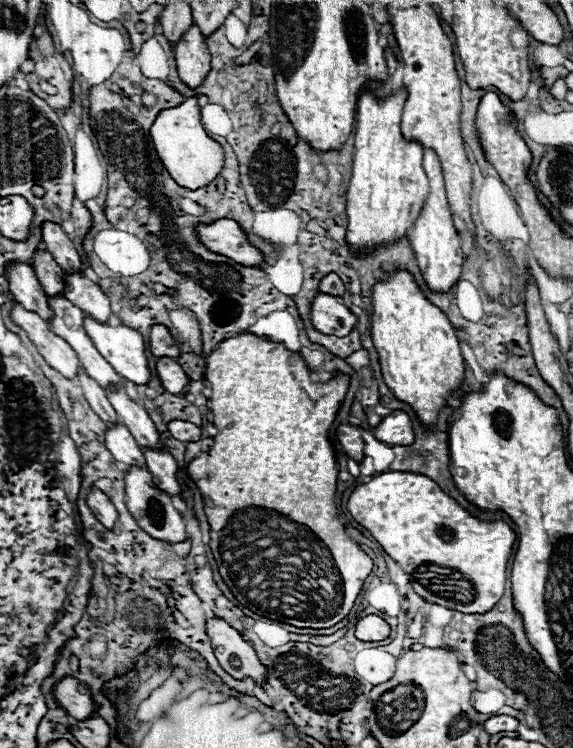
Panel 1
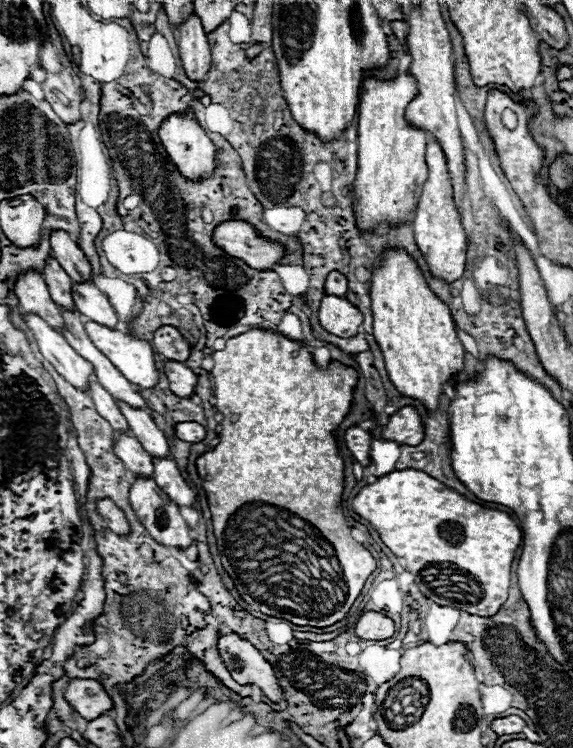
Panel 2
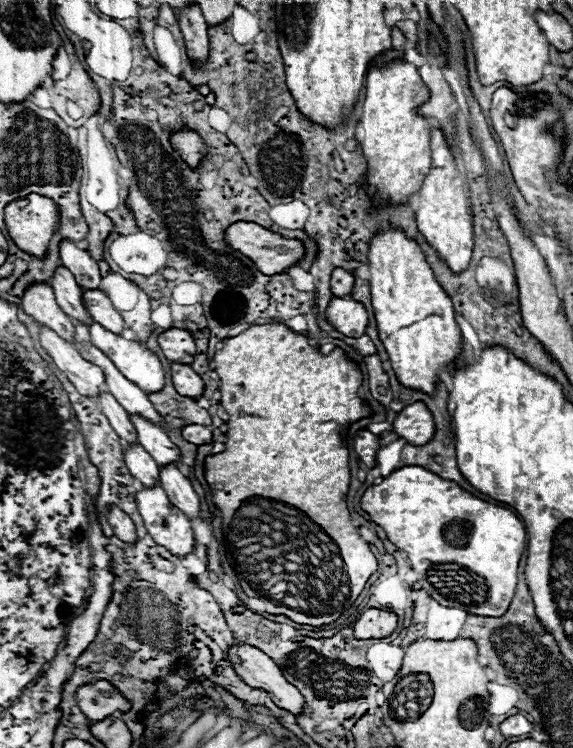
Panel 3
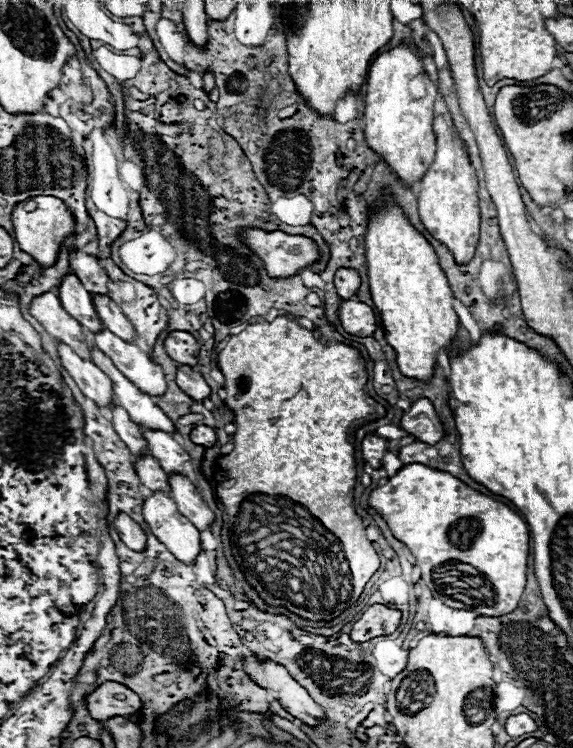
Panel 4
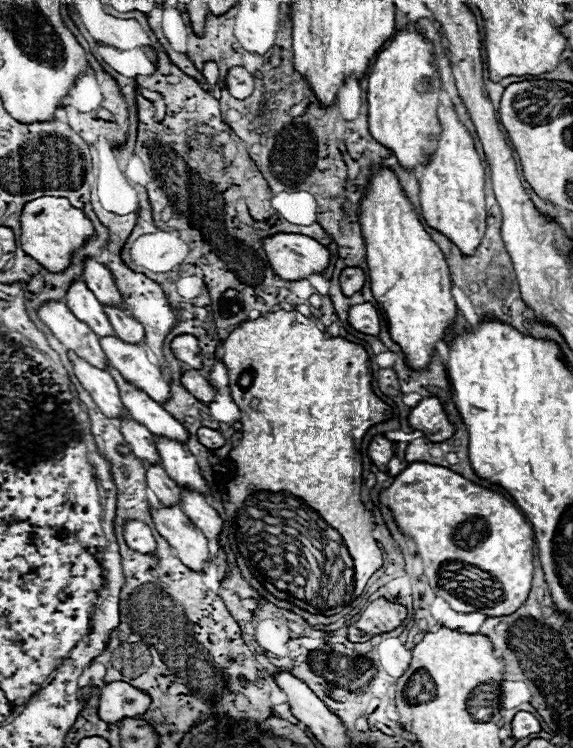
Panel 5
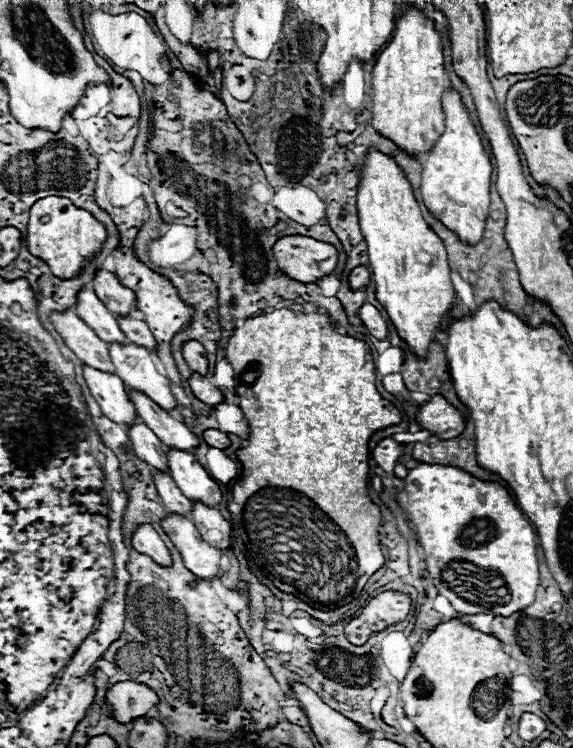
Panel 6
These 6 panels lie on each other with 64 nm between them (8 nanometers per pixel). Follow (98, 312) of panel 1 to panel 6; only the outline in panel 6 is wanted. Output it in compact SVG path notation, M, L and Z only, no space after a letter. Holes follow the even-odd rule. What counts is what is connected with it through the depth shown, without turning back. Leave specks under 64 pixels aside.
M120 318L120 328L124 330L126 338L132 340L132 344L138 344L138 346L144 346L148 348L150 352L156 354L156 338L152 336L150 328L146 326L144 320L134 320L134 318Z

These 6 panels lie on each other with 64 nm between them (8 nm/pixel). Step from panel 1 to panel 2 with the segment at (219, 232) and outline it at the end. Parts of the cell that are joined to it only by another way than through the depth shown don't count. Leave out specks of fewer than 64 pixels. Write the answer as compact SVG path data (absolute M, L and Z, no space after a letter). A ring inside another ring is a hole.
M232 220L216 226L216 244L236 258L244 258L256 270L272 270L284 256L284 244L262 238L256 228L242 220Z

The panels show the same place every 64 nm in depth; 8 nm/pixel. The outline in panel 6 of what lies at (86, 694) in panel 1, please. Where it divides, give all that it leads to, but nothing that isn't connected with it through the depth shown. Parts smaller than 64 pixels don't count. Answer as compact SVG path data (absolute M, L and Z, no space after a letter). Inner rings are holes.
M132 680L114 684L106 692L106 700L114 708L114 718L124 724L146 716L156 704L160 704L160 698L152 688Z

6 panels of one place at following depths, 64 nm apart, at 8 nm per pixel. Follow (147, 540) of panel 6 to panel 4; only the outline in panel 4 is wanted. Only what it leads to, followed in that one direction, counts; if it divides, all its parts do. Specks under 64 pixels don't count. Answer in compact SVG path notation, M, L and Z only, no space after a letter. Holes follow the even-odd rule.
M118 514L116 522L114 522L116 530L120 532L122 542L136 552L142 552L146 548L146 532L142 530L142 526L138 522L134 522L132 518L128 518L126 514Z

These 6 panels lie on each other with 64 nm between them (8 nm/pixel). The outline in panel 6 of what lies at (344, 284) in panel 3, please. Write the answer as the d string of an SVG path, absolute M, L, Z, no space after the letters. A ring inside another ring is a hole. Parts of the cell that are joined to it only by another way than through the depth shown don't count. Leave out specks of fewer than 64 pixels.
M358 266L358 268L354 268L350 272L348 280L350 280L352 290L360 290L360 288L364 288L364 286L370 284L370 270L366 266Z

